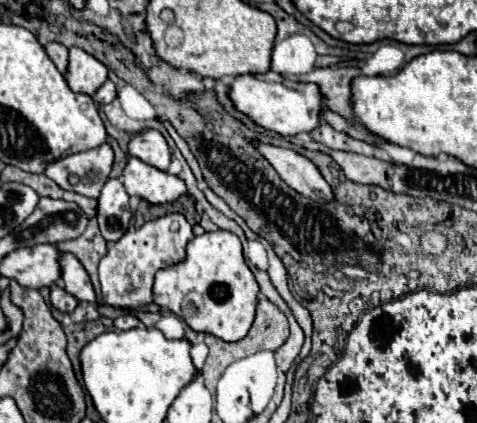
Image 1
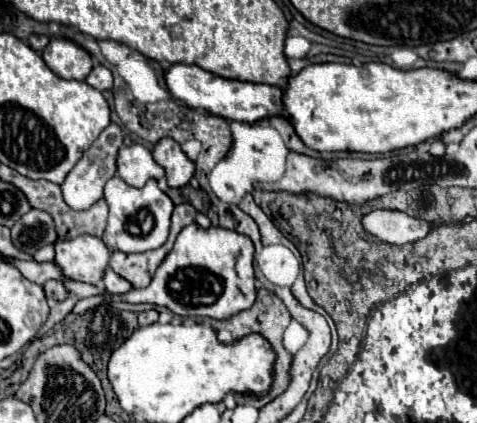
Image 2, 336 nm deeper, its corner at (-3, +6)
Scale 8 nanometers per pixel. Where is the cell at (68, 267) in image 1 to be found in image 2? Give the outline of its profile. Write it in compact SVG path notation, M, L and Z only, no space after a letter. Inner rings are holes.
M107 268L107 272L103 274L103 284L105 284L105 290L111 294L121 294L121 292L131 290L131 284L123 280L121 276L117 276L111 268Z

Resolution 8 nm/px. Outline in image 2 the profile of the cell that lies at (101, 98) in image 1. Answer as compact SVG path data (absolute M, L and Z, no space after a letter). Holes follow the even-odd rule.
M95 64L93 70L91 70L91 74L85 78L85 82L89 86L93 86L93 88L97 88L97 90L103 92L103 90L109 90L113 86L113 76L111 76L111 72L105 66Z

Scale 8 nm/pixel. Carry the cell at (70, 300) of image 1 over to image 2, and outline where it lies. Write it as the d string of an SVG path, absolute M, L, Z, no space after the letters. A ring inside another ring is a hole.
M47 280L45 282L45 294L53 296L59 302L69 296L69 292L67 292L67 288L65 288L65 284L61 280Z

